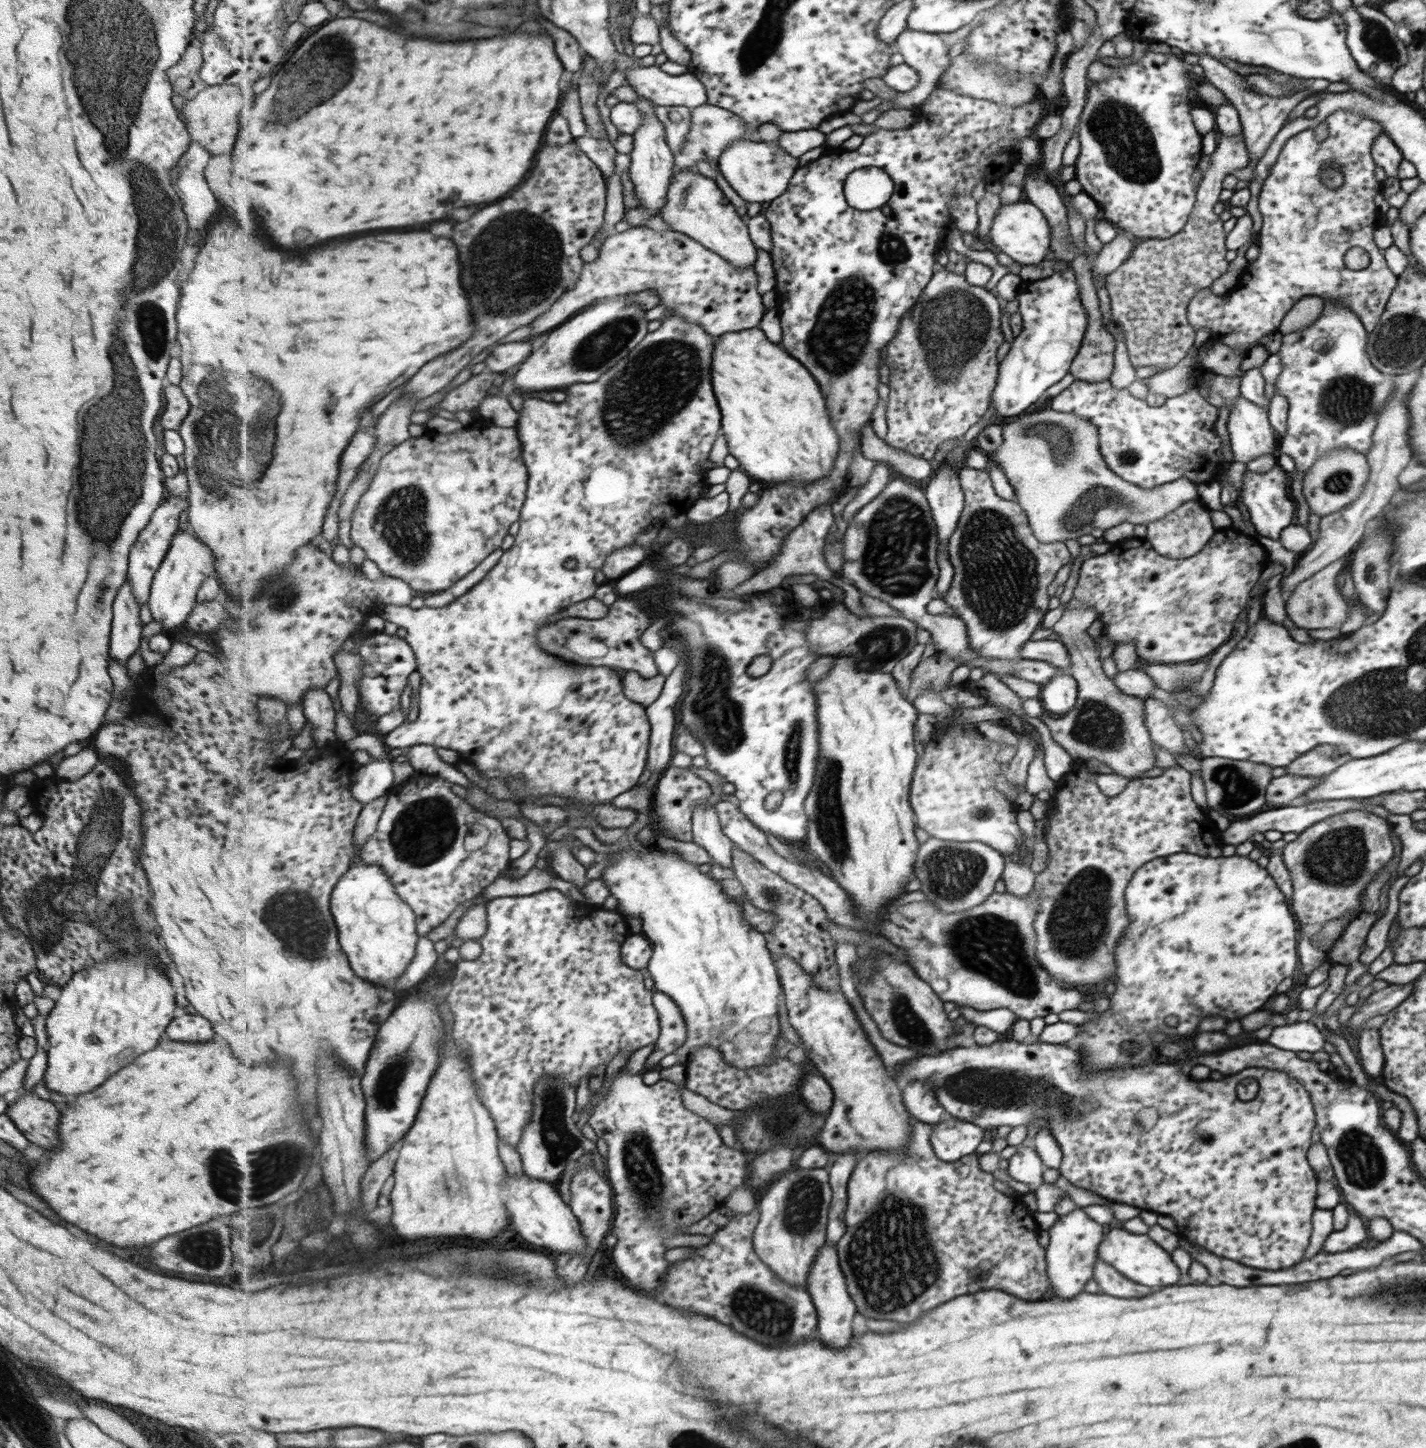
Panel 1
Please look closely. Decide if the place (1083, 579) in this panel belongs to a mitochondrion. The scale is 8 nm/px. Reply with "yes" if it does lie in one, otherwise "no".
no

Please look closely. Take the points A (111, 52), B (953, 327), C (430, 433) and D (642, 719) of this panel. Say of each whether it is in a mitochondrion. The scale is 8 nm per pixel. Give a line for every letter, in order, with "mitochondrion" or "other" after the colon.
A: mitochondrion
B: mitochondrion
C: other
D: other

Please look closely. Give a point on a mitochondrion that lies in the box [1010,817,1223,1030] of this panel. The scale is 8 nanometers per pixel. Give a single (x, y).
(1076, 925)

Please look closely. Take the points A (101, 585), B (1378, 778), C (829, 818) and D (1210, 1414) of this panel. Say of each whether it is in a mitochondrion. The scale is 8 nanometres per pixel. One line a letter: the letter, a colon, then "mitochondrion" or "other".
A: mitochondrion
B: other
C: mitochondrion
D: other

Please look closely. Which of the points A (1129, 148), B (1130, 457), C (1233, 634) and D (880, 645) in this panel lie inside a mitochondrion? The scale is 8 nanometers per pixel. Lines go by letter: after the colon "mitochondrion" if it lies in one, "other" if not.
A: mitochondrion
B: mitochondrion
C: other
D: mitochondrion

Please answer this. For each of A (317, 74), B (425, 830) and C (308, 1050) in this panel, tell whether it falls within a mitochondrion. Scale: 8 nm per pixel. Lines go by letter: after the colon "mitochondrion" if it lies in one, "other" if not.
A: mitochondrion
B: mitochondrion
C: other

